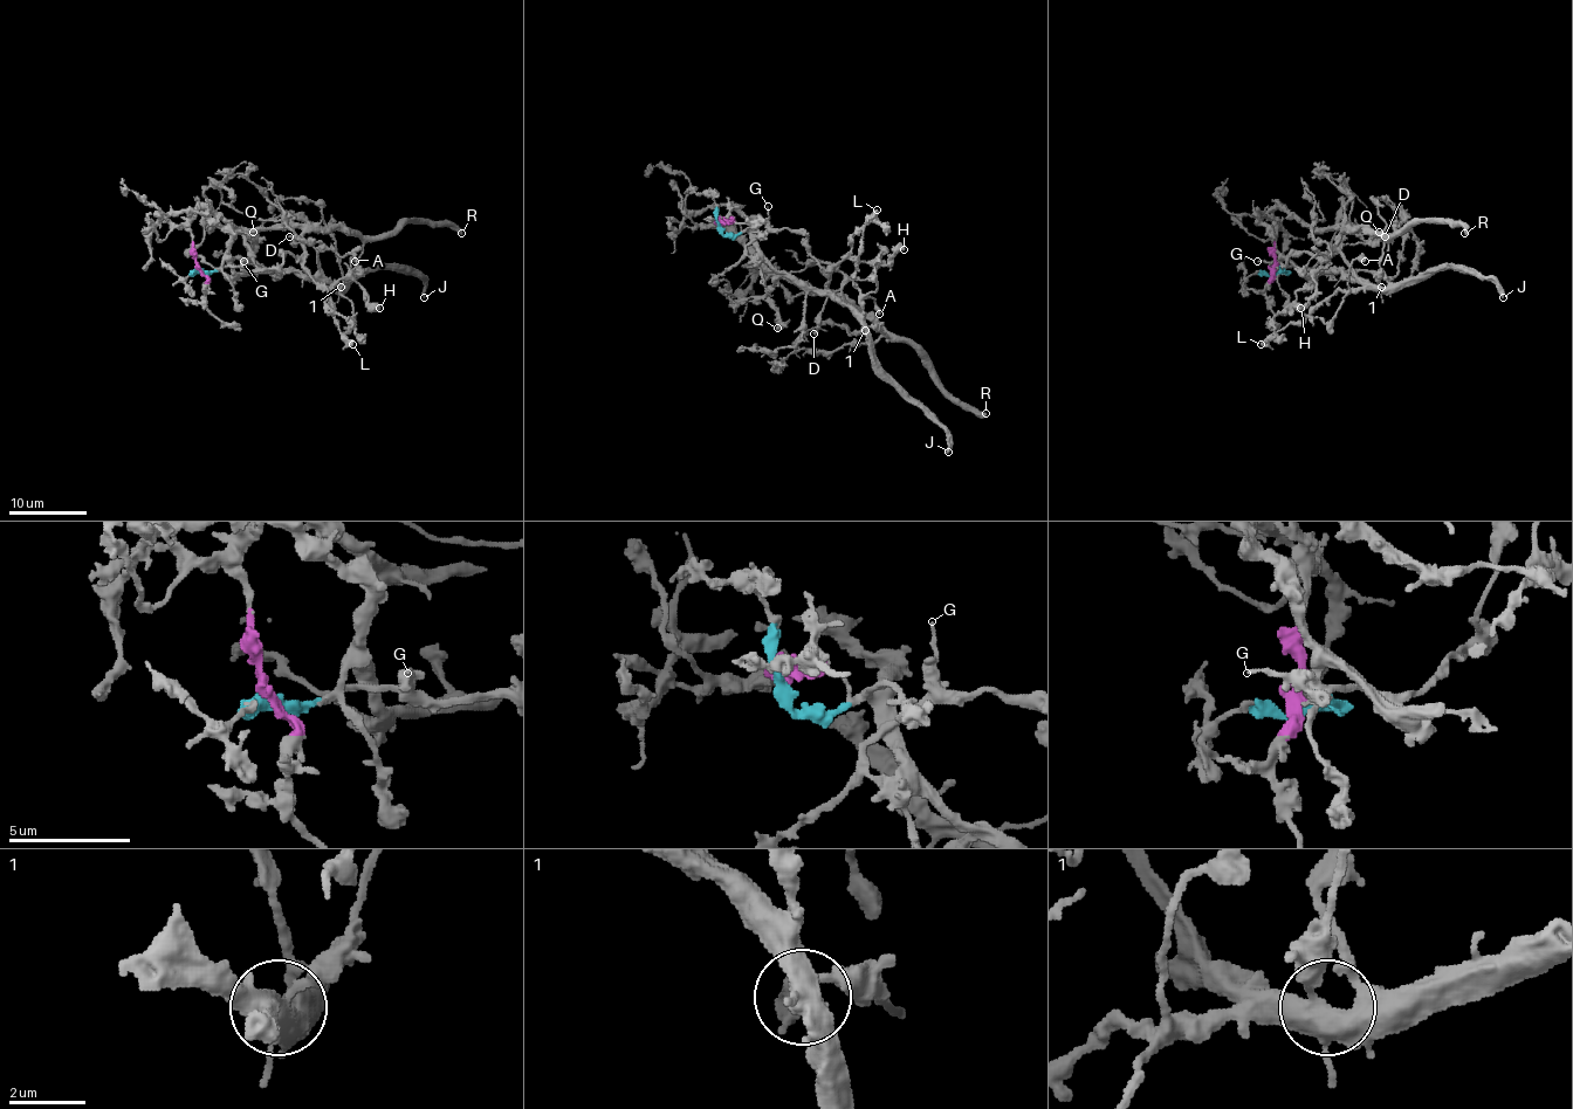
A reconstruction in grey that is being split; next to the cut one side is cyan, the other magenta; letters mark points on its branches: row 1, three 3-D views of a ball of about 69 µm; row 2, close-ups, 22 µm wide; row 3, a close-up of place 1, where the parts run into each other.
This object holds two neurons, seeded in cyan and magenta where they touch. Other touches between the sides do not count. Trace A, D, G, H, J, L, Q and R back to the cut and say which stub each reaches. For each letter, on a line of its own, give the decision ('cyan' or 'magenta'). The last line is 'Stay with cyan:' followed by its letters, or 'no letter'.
A: cyan
D: cyan
G: magenta
H: magenta
J: cyan
L: cyan
Q: magenta
R: magenta
Stay with cyan: A, D, J, L

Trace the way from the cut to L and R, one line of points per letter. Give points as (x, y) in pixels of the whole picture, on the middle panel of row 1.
L: (721, 227), (739, 235), (744, 229), (774, 268), (859, 312), (856, 259), (864, 225), (877, 209)
R: (721, 227), (713, 225), (719, 221), (766, 268), (817, 291), (842, 294), (911, 345), (953, 397), (987, 414)

